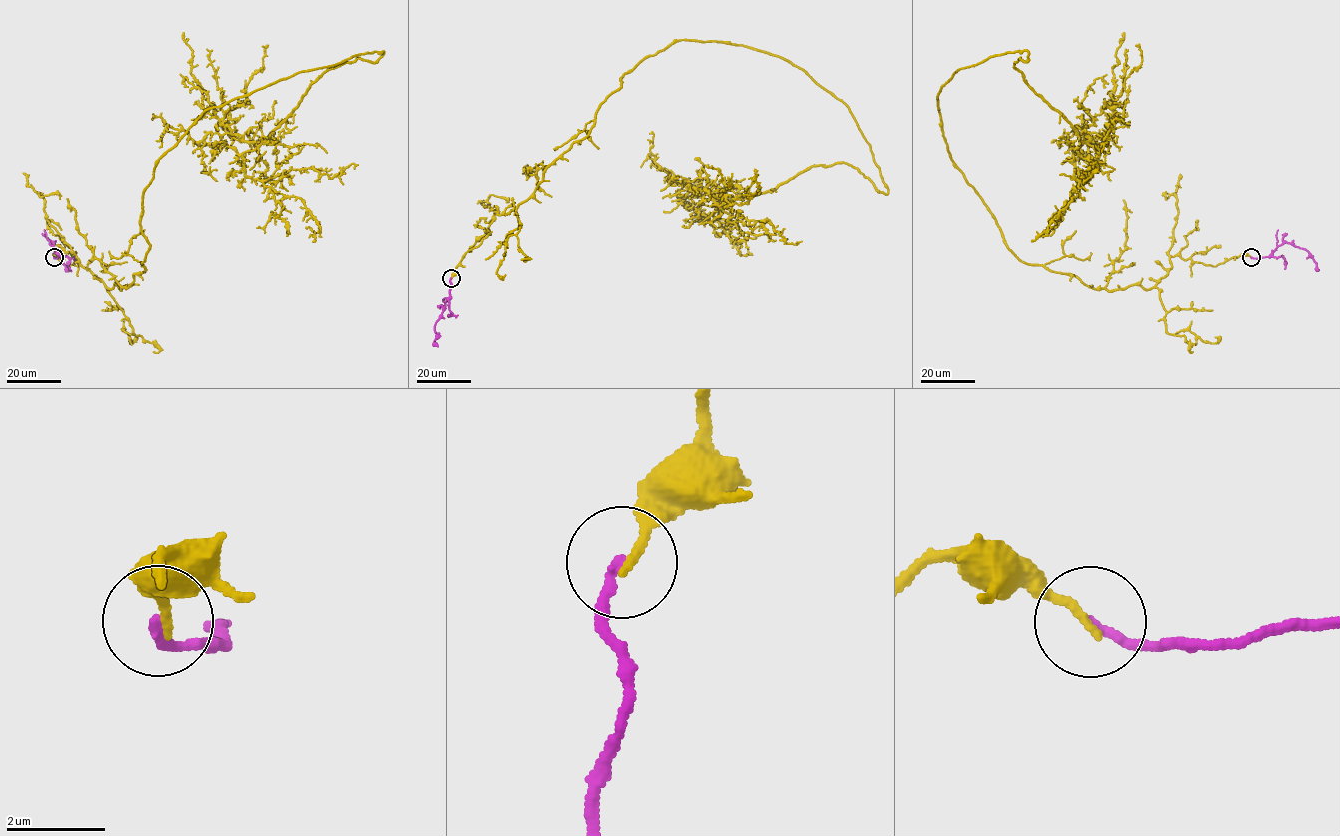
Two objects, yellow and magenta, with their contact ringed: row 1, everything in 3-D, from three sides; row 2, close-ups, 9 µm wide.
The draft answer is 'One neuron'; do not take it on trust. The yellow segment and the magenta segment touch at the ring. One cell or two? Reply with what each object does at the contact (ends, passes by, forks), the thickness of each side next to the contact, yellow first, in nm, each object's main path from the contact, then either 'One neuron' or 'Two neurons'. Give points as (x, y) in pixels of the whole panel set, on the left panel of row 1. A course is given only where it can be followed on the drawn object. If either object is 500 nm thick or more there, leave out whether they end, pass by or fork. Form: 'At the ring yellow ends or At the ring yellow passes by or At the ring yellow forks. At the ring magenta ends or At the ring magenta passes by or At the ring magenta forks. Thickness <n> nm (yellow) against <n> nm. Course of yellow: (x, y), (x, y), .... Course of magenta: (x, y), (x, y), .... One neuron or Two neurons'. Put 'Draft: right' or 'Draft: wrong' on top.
Draft: wrong
At the ring yellow ends. At the ring magenta ends. Thickness 180 nm (yellow) against 200 nm. Course of yellow: (54, 257), (129, 287), (145, 190), (206, 110), (383, 51), (323, 71), (242, 154), (306, 227). Course of magenta: (54, 257), (59, 257), (52, 242), (52, 248), (71, 271). Two neurons

